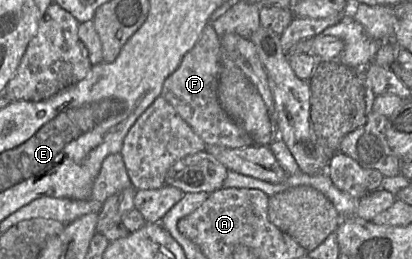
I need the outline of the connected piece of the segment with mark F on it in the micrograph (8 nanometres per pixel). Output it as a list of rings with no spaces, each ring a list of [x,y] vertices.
[[[207,24],[194,47],[182,58],[178,68],[162,85],[163,97],[206,144],[226,148],[243,148],[253,145],[245,130],[222,109],[217,96],[222,48],[211,24]]]

